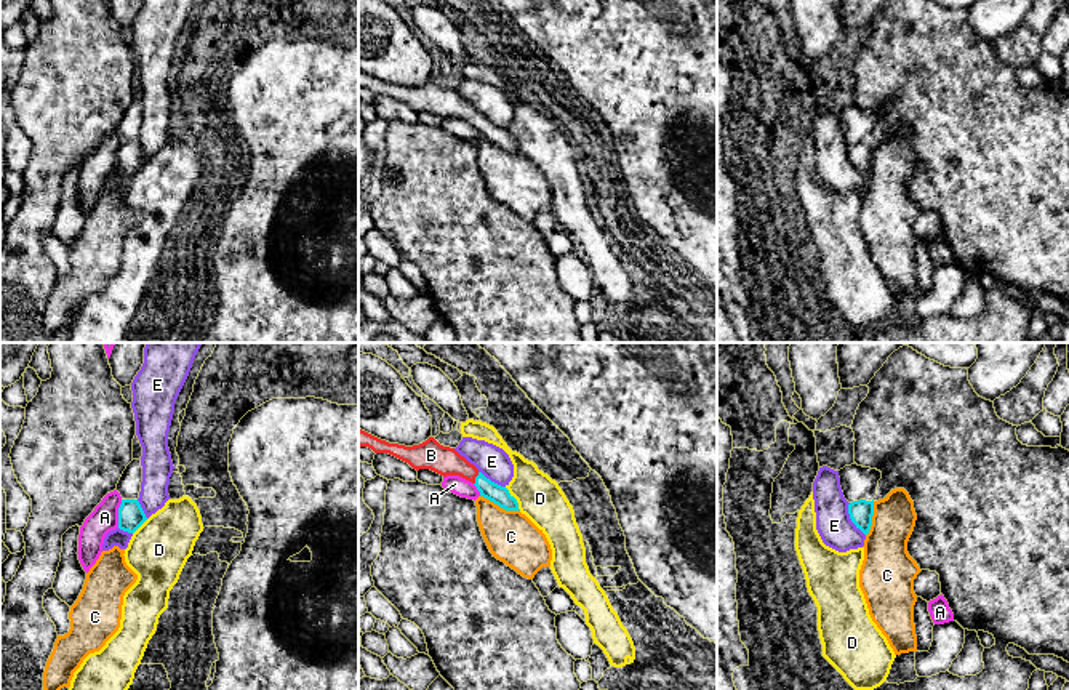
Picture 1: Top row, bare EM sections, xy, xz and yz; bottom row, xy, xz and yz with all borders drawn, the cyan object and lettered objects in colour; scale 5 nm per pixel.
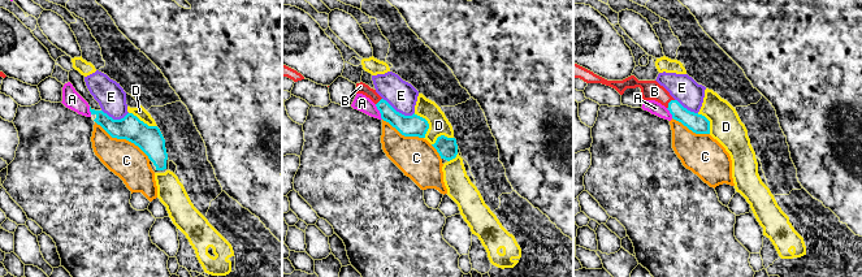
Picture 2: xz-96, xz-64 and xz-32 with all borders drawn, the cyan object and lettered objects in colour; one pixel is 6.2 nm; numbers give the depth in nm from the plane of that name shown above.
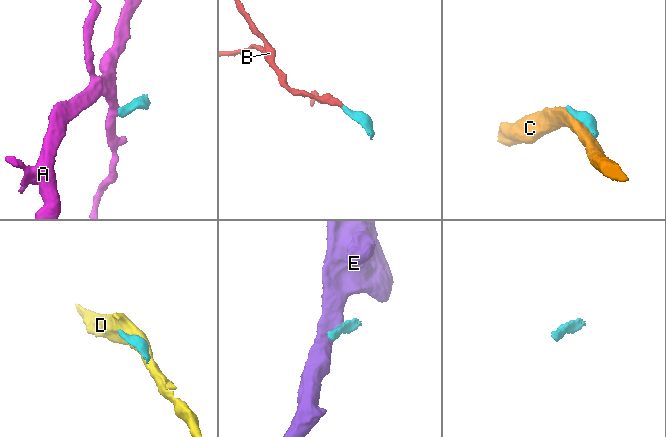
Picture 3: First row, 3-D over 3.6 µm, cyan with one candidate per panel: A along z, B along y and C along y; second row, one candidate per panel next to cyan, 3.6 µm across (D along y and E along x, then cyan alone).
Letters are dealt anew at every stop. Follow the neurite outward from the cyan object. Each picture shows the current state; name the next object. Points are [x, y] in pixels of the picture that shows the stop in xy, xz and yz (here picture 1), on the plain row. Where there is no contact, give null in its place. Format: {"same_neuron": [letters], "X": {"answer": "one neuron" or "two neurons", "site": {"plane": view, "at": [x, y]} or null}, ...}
{"same_neuron": ["B"], "A": {"answer": "two neurons", "site": {"plane": "xy", "at": [119, 156]}}, "B": {"answer": "one neuron", "site": {"plane": "xz", "at": [476, 120]}}, "C": {"answer": "two neurons", "site": {"plane": "xz", "at": [500, 148]}}, "D": {"answer": "two neurons", "site": {"plane": "xz", "at": [514, 140]}}, "E": {"answer": "two neurons", "site": {"plane": "yz", "at": [850, 159]}}}

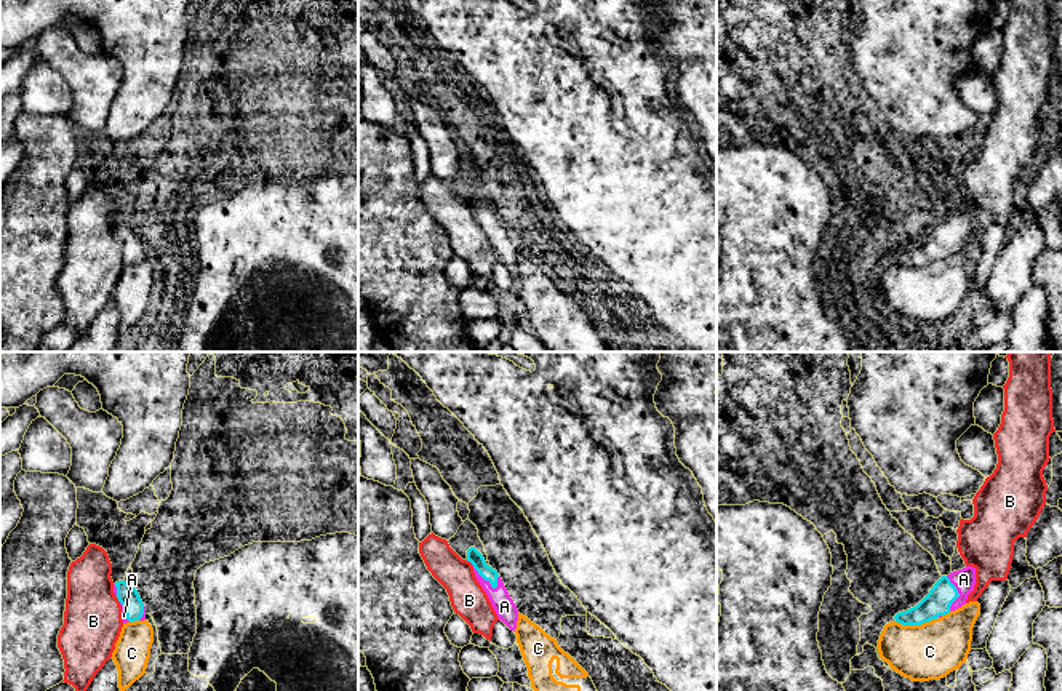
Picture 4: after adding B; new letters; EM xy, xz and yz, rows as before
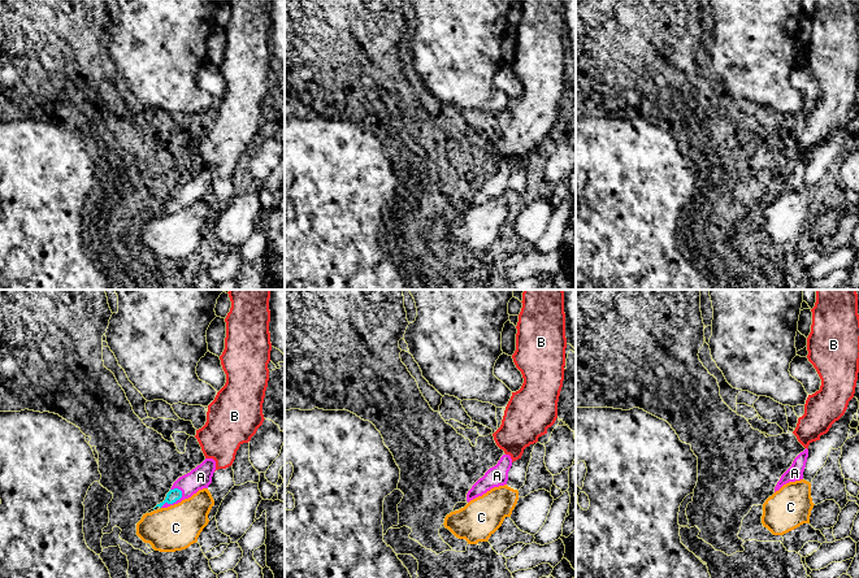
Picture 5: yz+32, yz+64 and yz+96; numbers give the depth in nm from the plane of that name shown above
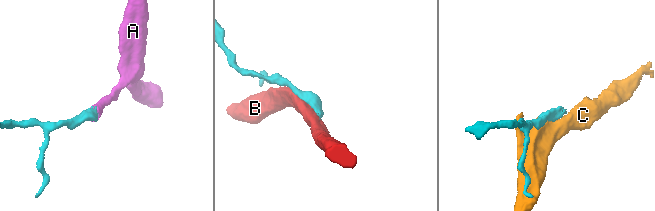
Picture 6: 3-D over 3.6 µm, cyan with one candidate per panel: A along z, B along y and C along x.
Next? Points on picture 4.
{"same_neuron": ["A"], "A": {"answer": "one neuron", "site": {"plane": "xz", "at": [483, 219]}}, "B": {"answer": "two neurons", "site": {"plane": "xy", "at": [119, 242]}}, "C": {"answer": "two neurons", "site": {"plane": "yz", "at": [917, 266]}}}

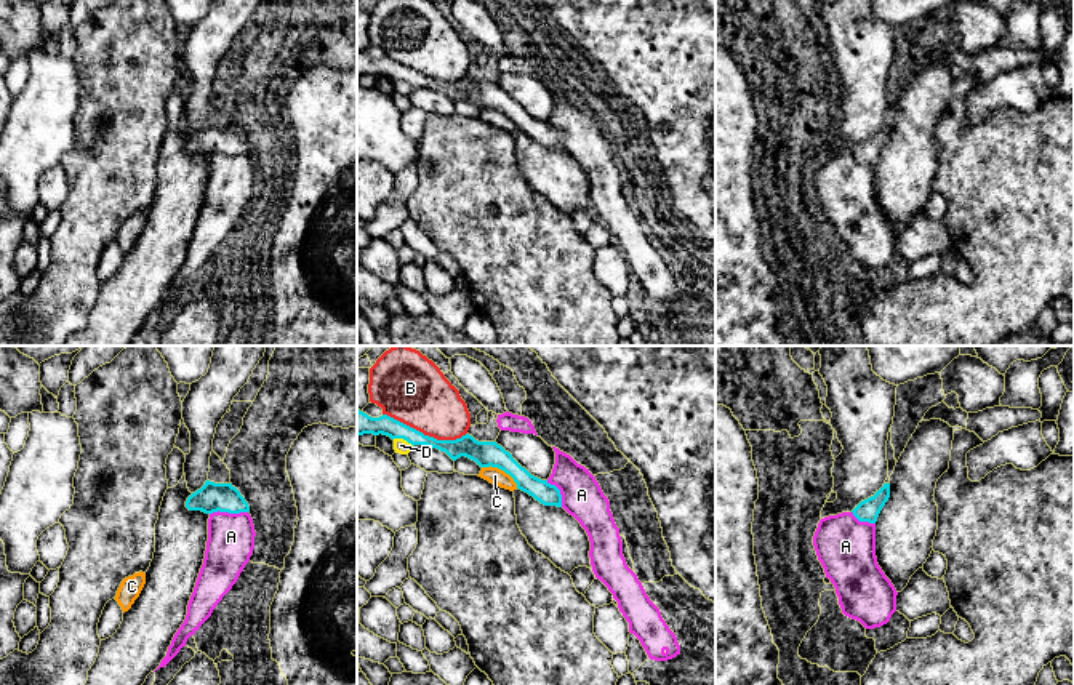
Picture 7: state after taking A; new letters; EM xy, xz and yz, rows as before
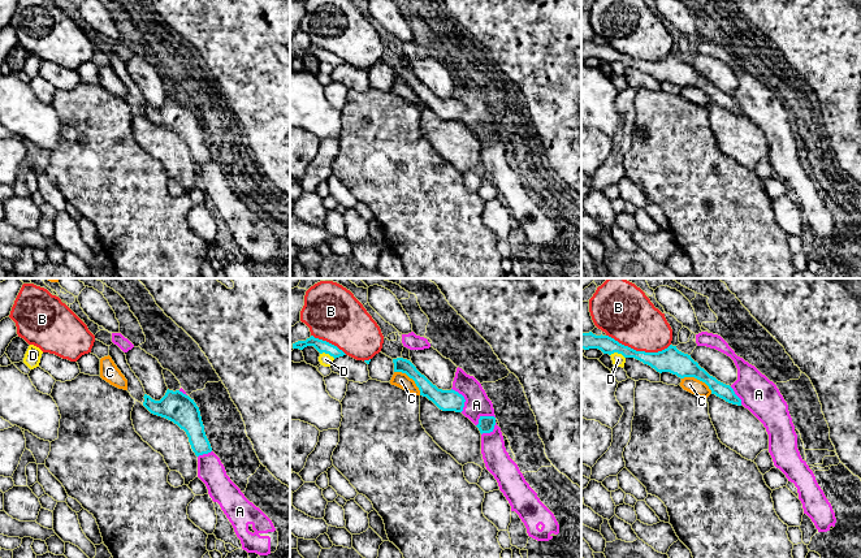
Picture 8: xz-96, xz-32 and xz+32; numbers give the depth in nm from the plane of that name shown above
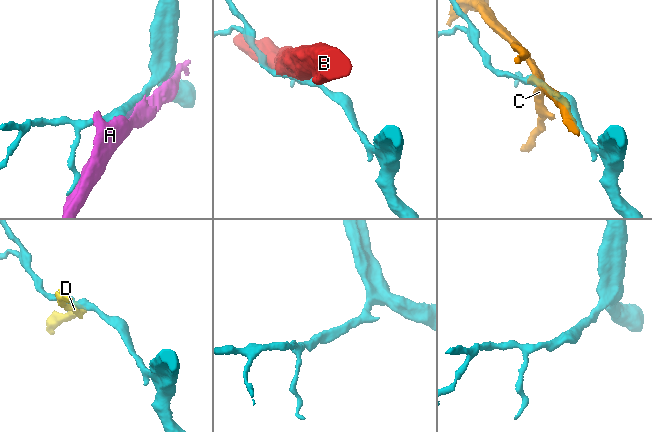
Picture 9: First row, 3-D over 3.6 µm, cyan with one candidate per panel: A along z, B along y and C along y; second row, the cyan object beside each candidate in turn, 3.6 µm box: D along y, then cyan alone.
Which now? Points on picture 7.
{"same_neuron": [], "A": {"answer": "two neurons", "site": {"plane": "xy", "at": [228, 152]}}, "B": {"answer": "two neurons", "site": {"plane": "xz", "at": [423, 76]}}, "C": {"answer": "two neurons", "site": {"plane": "xz", "at": [501, 111]}}, "D": {"answer": "two neurons", "site": {"plane": "xz", "at": [404, 80]}}}

